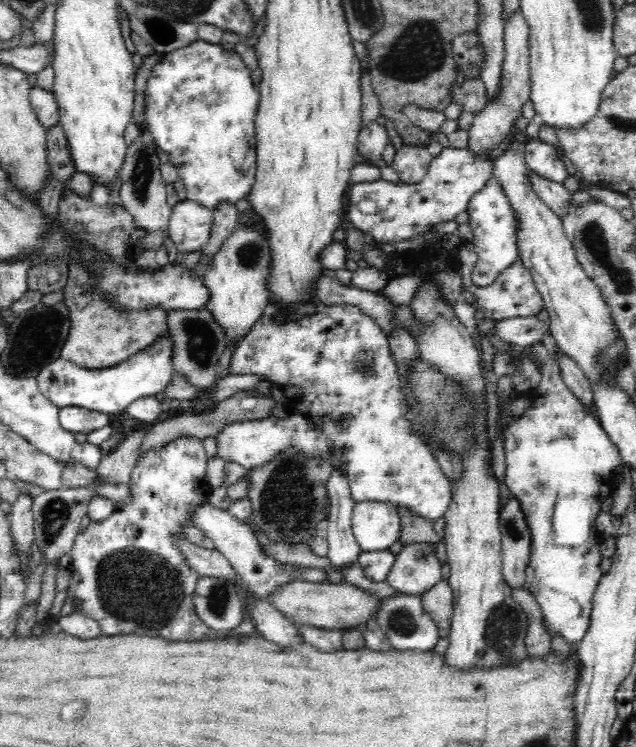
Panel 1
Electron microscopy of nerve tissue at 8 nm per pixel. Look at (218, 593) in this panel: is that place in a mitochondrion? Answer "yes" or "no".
yes

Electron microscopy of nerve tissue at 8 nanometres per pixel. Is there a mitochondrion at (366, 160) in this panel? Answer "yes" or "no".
no

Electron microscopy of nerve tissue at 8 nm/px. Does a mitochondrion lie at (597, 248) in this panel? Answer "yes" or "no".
yes

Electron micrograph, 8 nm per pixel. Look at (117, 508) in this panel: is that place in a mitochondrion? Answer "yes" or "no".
no

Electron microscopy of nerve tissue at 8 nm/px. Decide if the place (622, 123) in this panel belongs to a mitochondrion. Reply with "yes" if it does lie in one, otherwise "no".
yes

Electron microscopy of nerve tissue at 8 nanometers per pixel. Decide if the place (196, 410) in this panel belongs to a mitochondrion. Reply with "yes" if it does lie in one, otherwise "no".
no

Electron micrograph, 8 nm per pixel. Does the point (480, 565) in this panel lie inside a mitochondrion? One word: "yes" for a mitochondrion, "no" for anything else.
no

